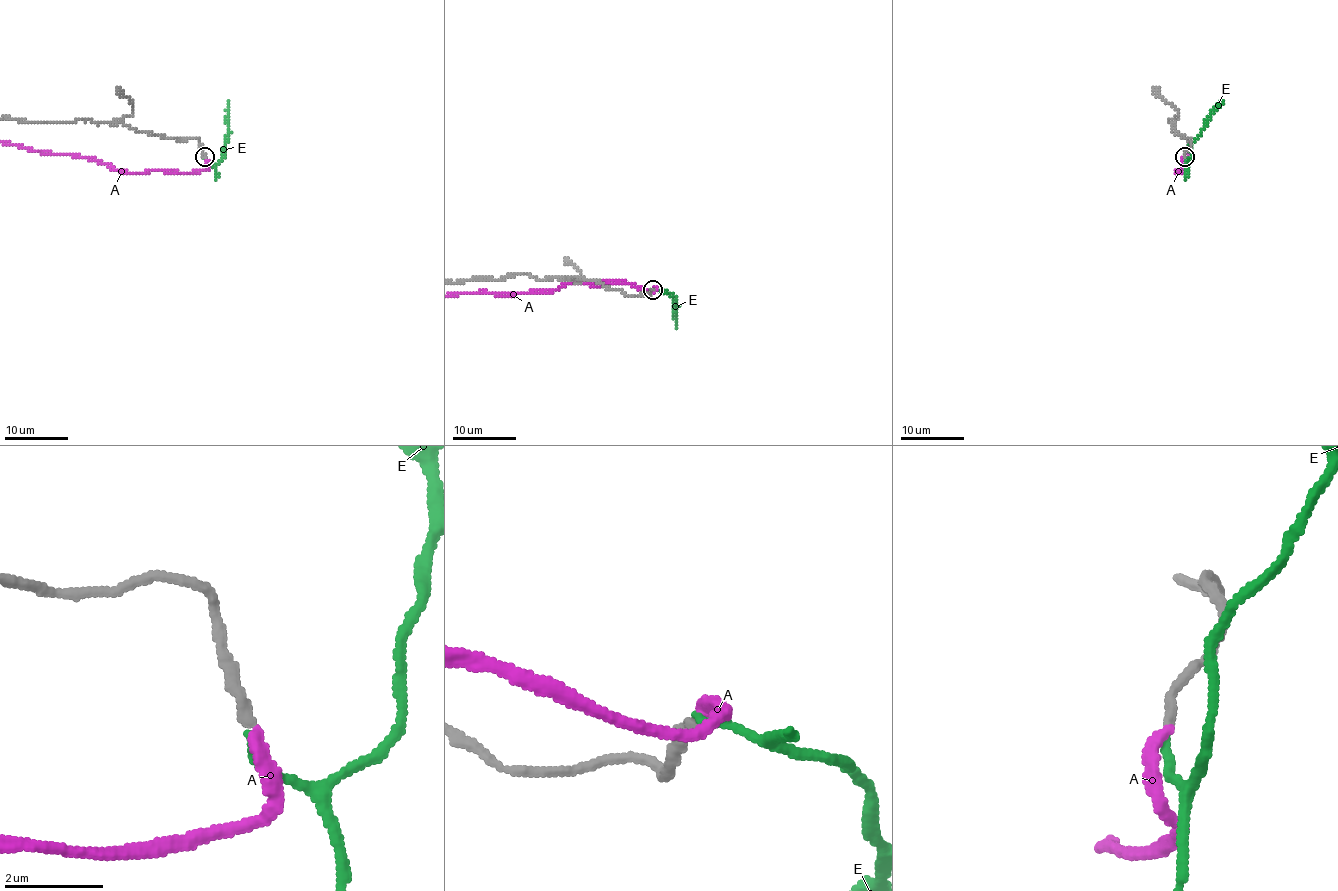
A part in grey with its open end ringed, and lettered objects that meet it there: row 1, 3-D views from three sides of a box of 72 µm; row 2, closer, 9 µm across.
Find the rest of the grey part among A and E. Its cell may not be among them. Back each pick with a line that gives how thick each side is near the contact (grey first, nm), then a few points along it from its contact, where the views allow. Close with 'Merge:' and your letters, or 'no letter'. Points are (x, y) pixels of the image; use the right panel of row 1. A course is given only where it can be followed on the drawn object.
E: 200/170 nm | via (1184, 158), (1187, 164), (1190, 144), (1200, 134), (1207, 115), (1222, 101)
Merge: E

